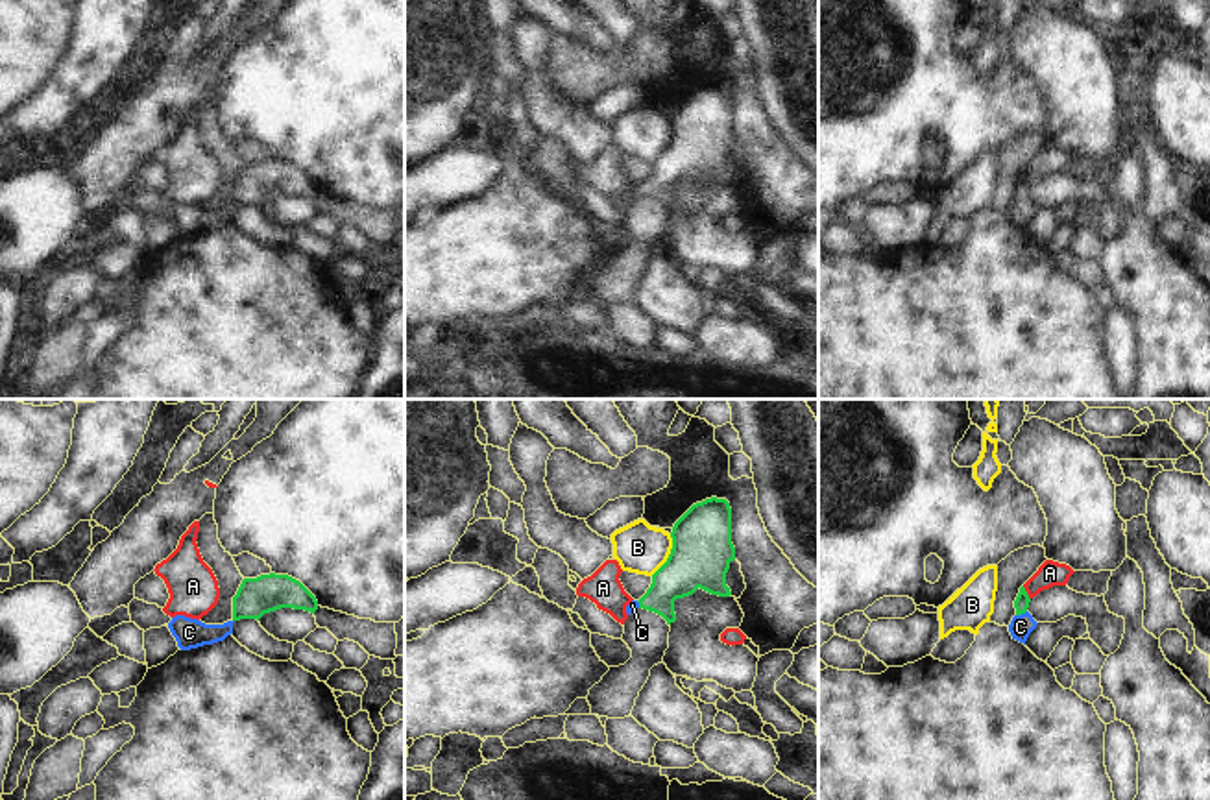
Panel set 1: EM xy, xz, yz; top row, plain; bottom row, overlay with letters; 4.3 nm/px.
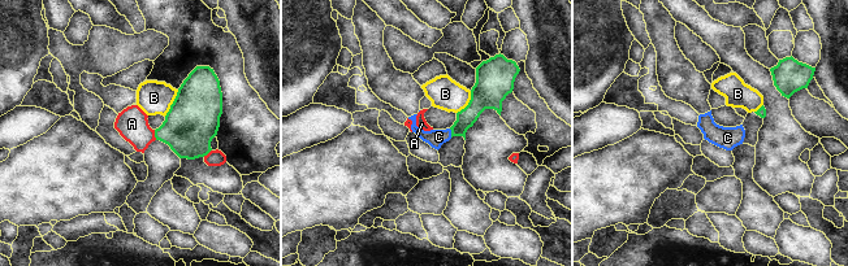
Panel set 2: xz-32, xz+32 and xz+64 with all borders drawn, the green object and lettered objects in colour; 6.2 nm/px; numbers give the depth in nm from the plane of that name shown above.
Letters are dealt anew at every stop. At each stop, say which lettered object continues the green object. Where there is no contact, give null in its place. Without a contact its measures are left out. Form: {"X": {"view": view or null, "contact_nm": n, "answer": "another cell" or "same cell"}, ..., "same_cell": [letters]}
{"A": {"view": "yz", "contact_nm": 70, "answer": "another cell"}, "B": {"view": "xz", "contact_nm": 200, "answer": "another cell"}, "C": {"view": "yz", "contact_nm": 50, "answer": "same cell"}, "same_cell": ["C"]}

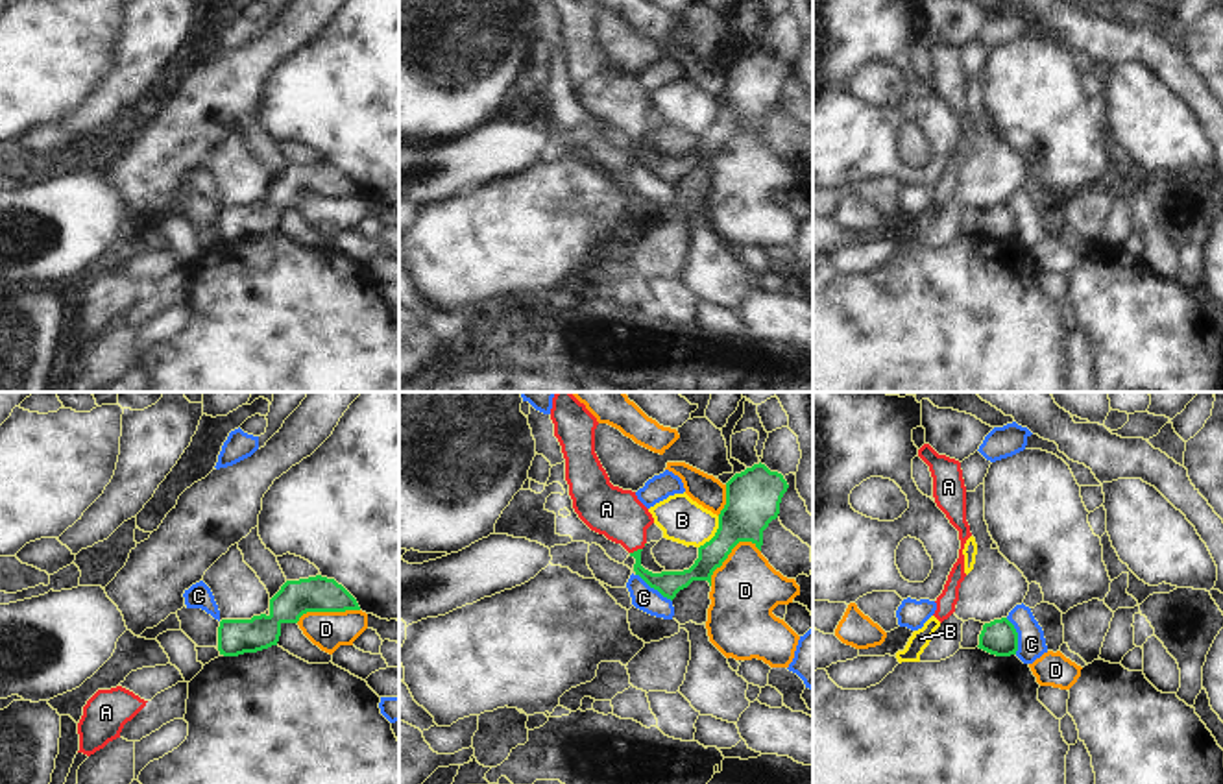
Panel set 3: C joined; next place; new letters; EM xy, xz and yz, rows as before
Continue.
{"A": {"view": "xz", "contact_nm": 60, "answer": "same cell"}, "B": {"view": "xz", "contact_nm": 170, "answer": "another cell"}, "C": {"view": "xz", "contact_nm": 200, "answer": "another cell"}, "D": {"view": "xz", "contact_nm": 280, "answer": "another cell"}, "same_cell": ["A"]}

